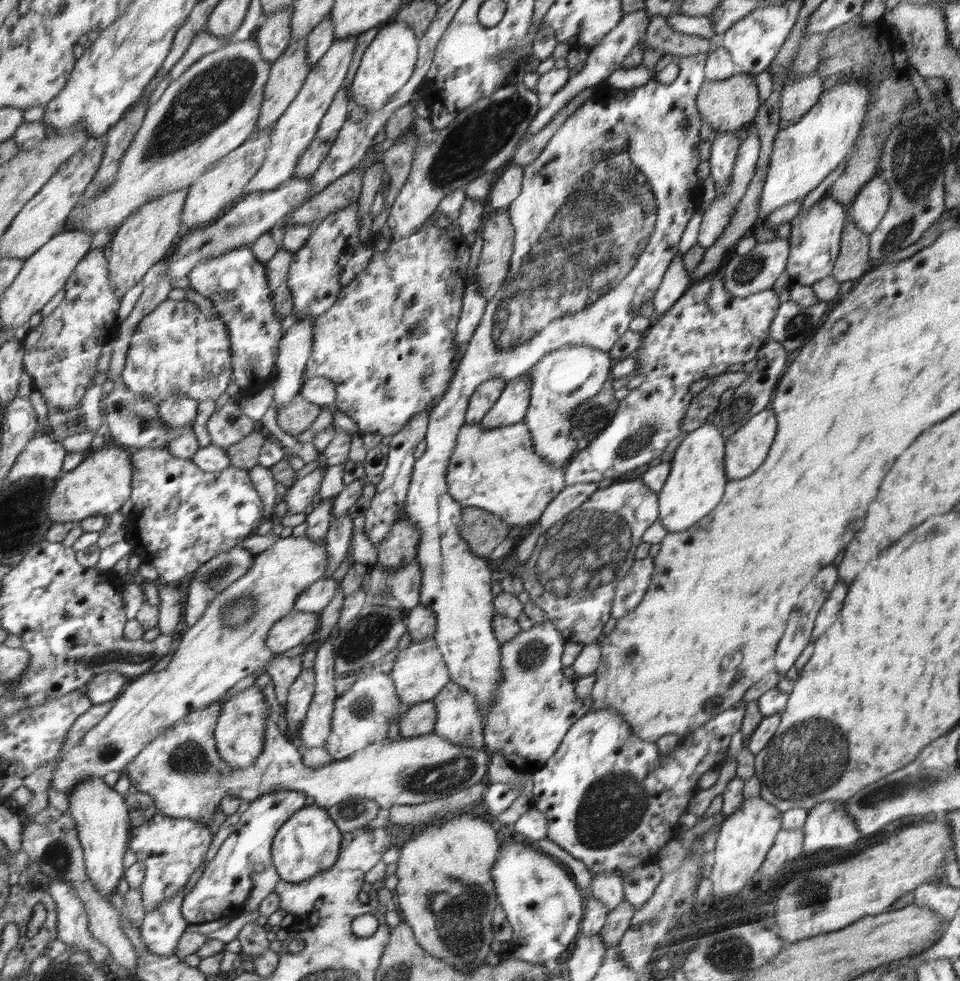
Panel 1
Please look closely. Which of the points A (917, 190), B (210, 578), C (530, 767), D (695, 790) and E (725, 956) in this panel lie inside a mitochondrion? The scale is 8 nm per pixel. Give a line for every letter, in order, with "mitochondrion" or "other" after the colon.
A: mitochondrion
B: mitochondrion
C: other
D: other
E: mitochondrion

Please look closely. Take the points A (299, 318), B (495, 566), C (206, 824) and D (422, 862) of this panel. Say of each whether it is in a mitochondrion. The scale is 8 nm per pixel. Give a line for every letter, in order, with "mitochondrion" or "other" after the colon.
A: other
B: other
C: other
D: other

